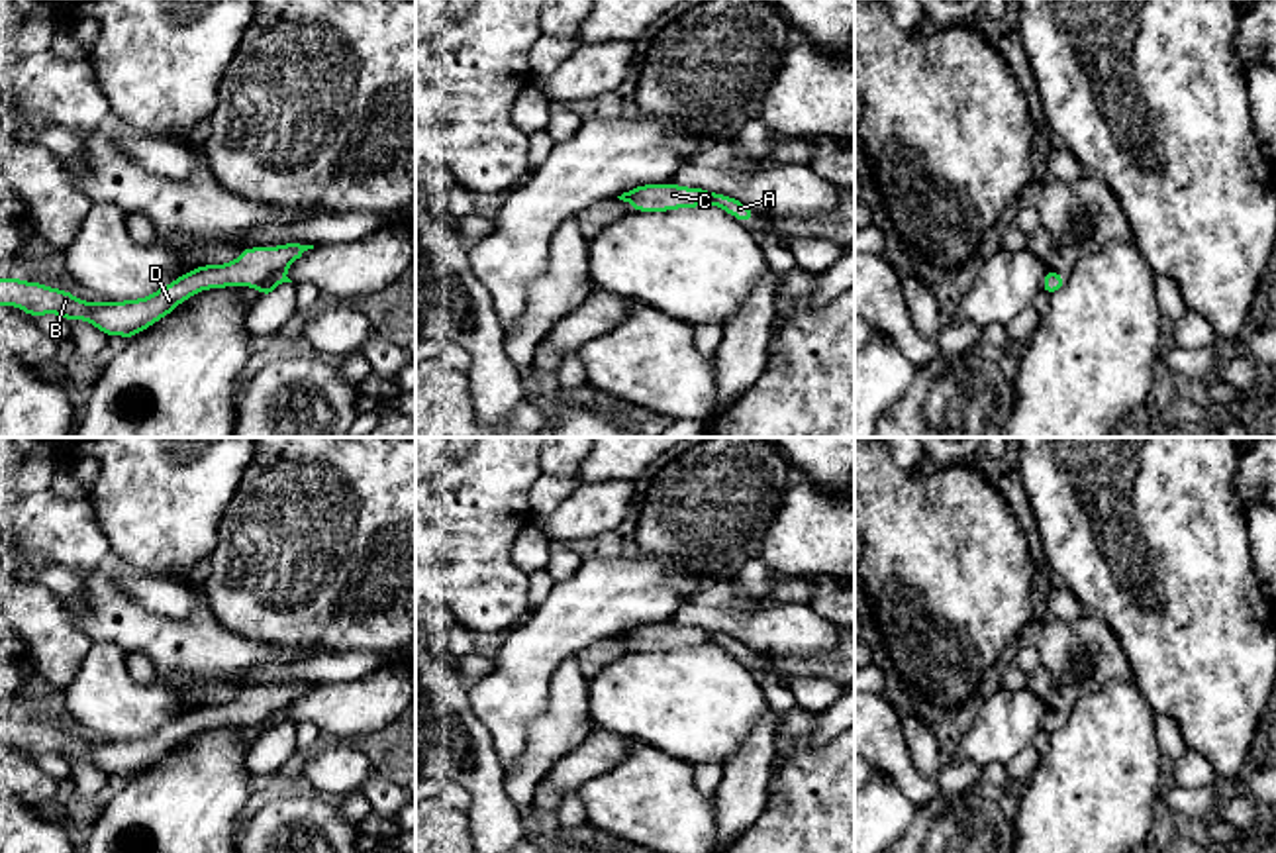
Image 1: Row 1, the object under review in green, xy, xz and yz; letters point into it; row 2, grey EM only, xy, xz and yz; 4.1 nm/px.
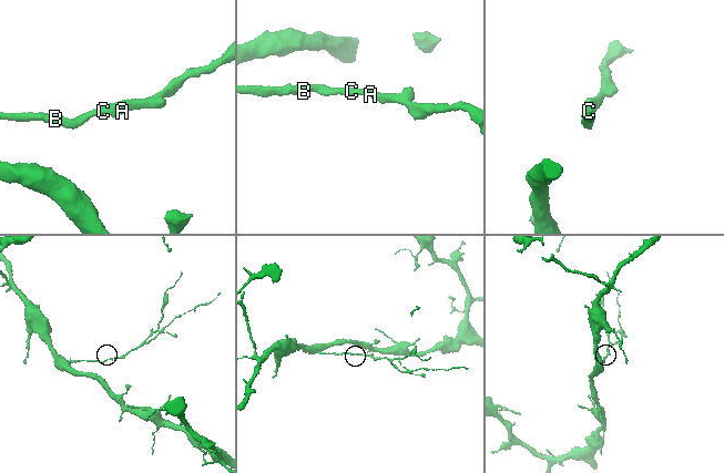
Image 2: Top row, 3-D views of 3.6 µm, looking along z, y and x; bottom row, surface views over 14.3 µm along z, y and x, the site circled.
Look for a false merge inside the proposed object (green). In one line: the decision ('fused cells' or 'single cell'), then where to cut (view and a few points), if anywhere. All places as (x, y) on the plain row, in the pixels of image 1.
single cell; no cut

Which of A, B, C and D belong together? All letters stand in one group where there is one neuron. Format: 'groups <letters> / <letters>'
groups A B C D

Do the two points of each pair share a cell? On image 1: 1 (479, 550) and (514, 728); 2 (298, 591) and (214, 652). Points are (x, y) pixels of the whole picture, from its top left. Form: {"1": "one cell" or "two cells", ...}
{"1": "two cells", "2": "two cells"}

